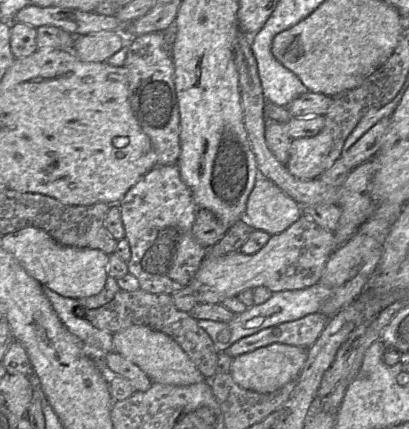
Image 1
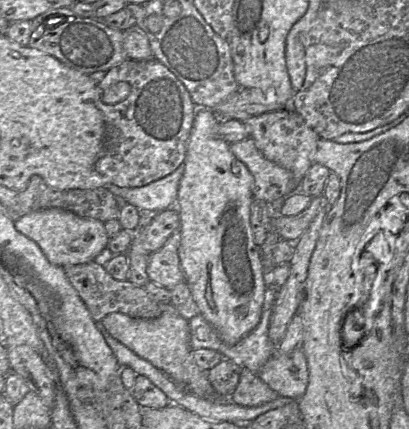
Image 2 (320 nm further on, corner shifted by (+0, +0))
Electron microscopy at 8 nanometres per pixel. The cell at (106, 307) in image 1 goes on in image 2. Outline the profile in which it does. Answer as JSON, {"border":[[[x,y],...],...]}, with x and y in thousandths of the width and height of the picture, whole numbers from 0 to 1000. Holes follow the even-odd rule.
{"border":[[[218,611],[205,615],[171,618],[156,622],[161,643],[181,669],[232,751],[271,730],[301,730],[323,741],[374,744],[401,727],[435,730],[418,706],[391,706],[379,702],[352,669],[340,669],[313,653],[291,655],[279,650],[252,620]]]}

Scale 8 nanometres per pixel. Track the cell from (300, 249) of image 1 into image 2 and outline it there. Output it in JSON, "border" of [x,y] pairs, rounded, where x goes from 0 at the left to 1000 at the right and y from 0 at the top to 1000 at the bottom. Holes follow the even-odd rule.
{"border":[[[430,538],[396,578],[364,594],[359,639],[367,655],[408,674],[452,657],[435,594],[440,562],[443,543]]]}

